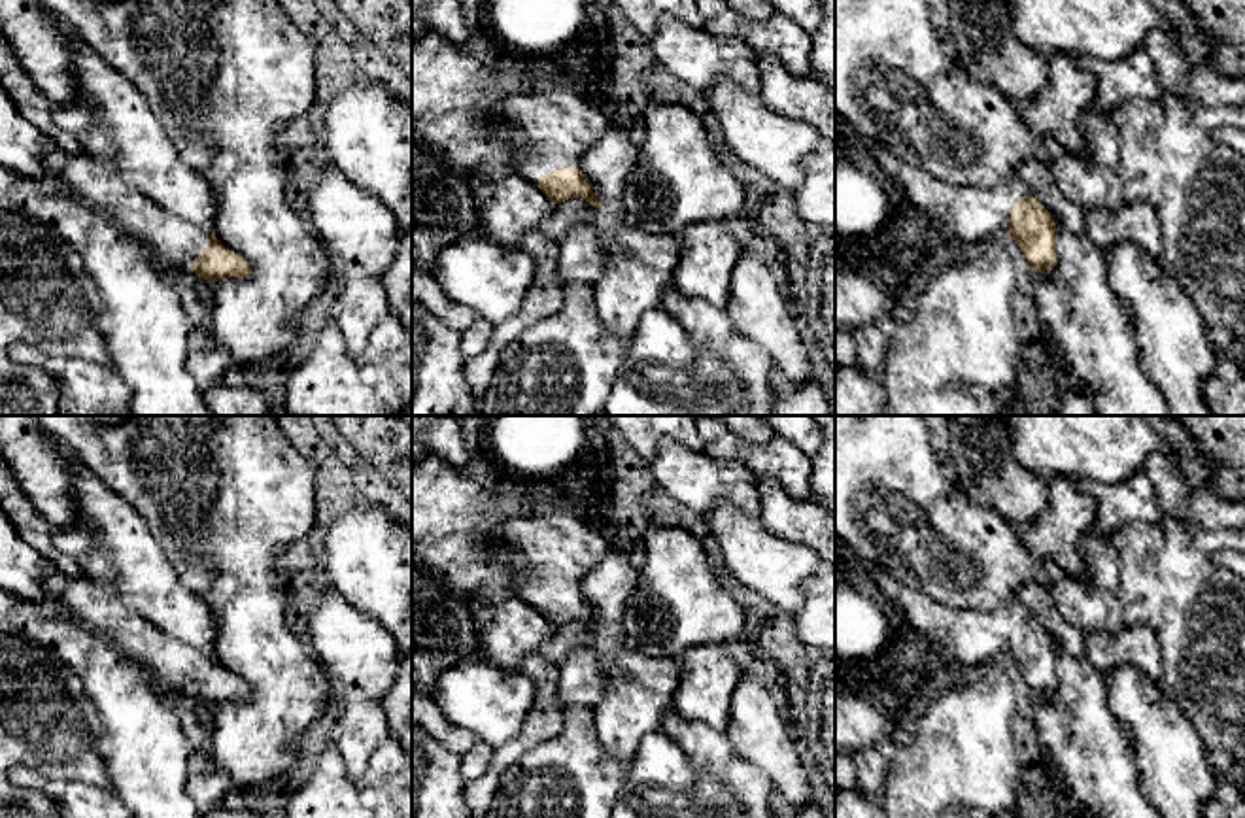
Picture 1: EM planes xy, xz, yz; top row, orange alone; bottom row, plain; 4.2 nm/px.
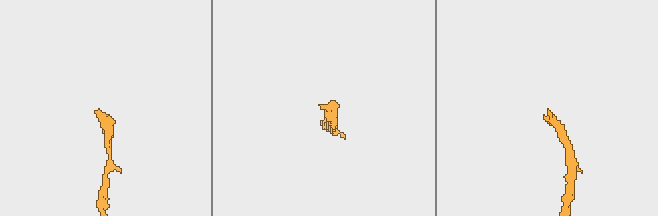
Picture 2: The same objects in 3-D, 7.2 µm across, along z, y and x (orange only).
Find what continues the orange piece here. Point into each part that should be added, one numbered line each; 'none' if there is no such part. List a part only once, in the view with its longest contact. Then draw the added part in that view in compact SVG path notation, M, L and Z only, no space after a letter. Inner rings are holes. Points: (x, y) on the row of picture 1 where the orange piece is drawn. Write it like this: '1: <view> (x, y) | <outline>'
1: yz (975, 214) | M867 138L863 142L878 166L905 191L914 206L937 215L960 240L975 247L994 238L1007 238L1009 210L1020 196L1033 195L1018 172L1013 172L996 189L948 183L920 166L897 159Z

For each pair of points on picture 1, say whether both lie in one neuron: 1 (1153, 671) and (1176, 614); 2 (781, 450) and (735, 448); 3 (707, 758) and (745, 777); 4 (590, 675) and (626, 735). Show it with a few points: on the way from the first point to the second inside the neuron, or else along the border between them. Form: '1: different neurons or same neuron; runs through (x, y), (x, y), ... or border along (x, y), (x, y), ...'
1: different neurons; border along (1126, 624), (1145, 624), (1153, 631), (1162, 684)
2: same neuron; runs through (769, 452), (747, 452)
3: same neuron; runs through (716, 758), (735, 777)
4: different neurons; border along (609, 675), (605, 696), (594, 711)

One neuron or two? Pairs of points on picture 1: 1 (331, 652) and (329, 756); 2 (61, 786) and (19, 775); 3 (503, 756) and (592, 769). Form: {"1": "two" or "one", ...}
{"1": "two", "2": "one", "3": "two"}

